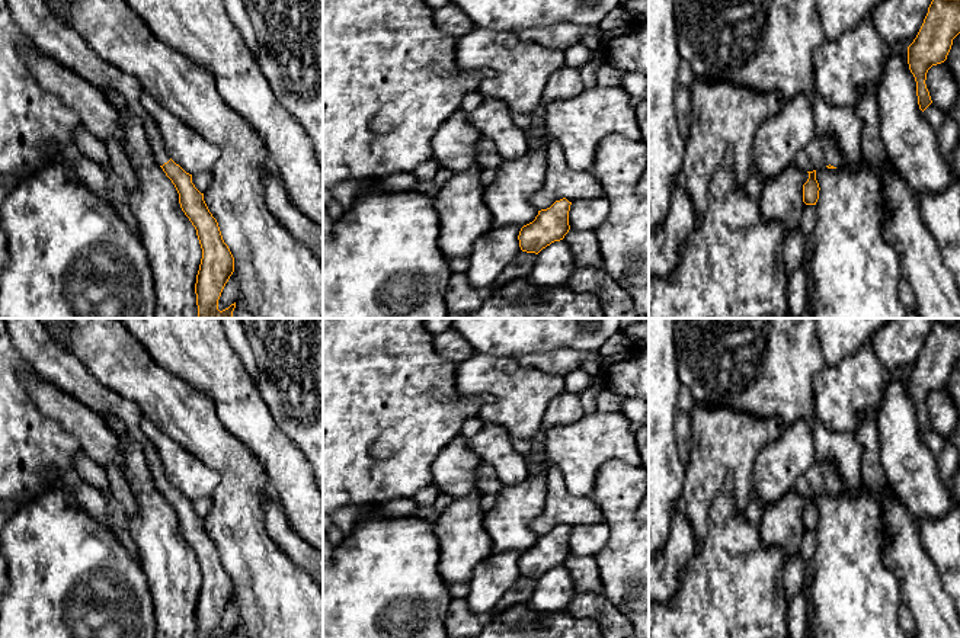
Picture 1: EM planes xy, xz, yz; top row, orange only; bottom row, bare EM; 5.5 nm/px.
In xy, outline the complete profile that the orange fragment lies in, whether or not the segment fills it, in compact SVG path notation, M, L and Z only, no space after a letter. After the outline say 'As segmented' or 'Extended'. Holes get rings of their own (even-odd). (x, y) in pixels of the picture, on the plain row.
M4 318L4 321L13 346L41 378L61 388L102 419L121 420L128 437L143 448L150 475L175 510L180 533L195 552L202 574L195 609L198 638L233 638L236 628L220 637L218 625L234 597L234 583L204 526L204 519L192 509L192 500L166 478L159 453L141 429L144 417L141 408L103 387L76 355L51 339L41 318Z. Extended

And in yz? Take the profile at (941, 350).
M932 323L924 349L908 372L909 395L916 407L919 435L924 437L931 429L927 414L927 398L932 391L947 385L953 365L960 359L960 323Z. As segmented

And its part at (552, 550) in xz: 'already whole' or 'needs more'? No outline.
already whole

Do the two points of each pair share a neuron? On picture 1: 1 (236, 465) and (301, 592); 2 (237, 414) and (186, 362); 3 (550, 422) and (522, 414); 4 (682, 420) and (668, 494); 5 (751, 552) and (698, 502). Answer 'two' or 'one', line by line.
1: one
2: one
3: two
4: two
5: two

